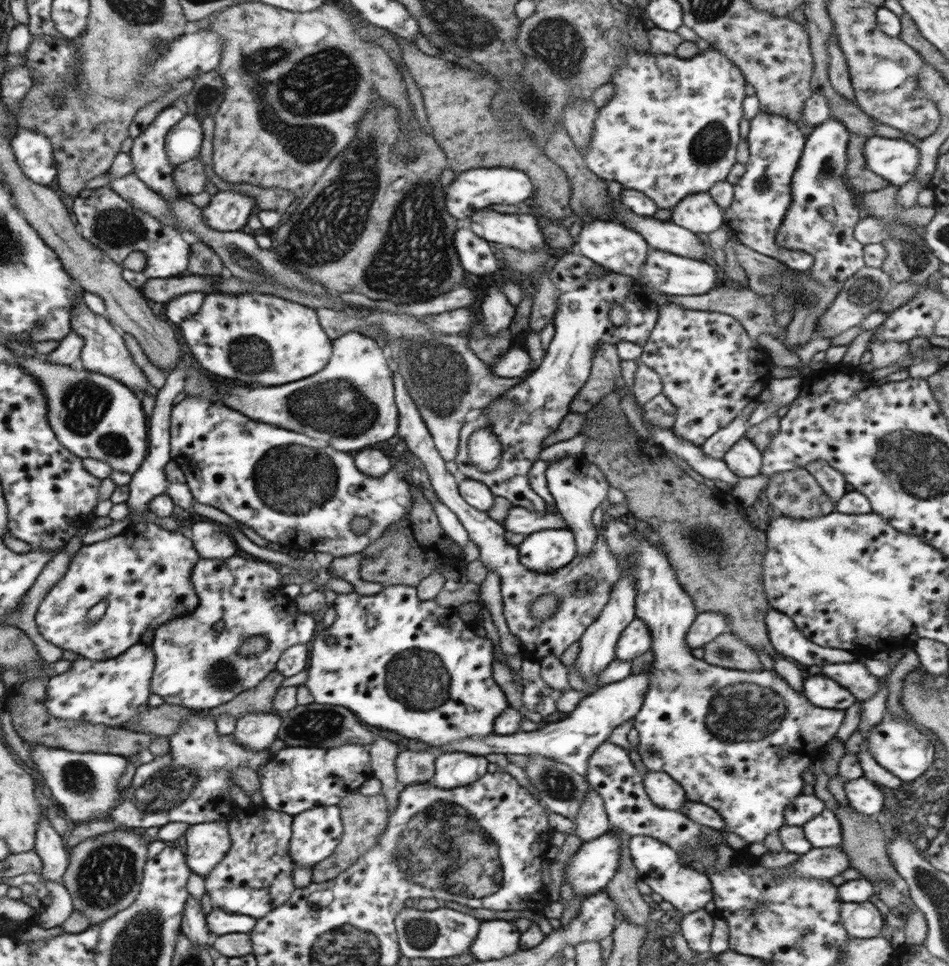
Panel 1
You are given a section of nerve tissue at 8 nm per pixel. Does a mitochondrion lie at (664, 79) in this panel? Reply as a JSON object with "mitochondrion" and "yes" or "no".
{"mitochondrion":"no"}

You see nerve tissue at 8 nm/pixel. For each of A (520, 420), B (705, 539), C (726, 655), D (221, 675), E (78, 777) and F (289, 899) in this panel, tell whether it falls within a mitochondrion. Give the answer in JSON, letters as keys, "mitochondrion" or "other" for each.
{"A":"other","B":"mitochondrion","C":"mitochondrion","D":"mitochondrion","E":"mitochondrion","F":"other"}

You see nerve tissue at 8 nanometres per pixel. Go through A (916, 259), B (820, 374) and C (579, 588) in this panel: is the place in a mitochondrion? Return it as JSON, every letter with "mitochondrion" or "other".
{"A":"mitochondrion","B":"other","C":"mitochondrion"}

